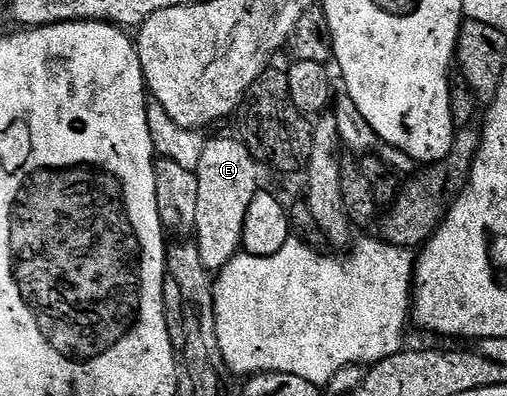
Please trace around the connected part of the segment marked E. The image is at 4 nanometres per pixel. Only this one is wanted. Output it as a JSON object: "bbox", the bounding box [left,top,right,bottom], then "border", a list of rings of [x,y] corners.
{"bbox":[195,138,259,273],"border":[[[210,138],[206,142],[196,169],[199,181],[199,210],[195,213],[195,242],[199,257],[203,257],[205,270],[210,273],[221,271],[242,250],[243,221],[259,190],[257,170],[257,160],[245,148],[240,138]]]}

